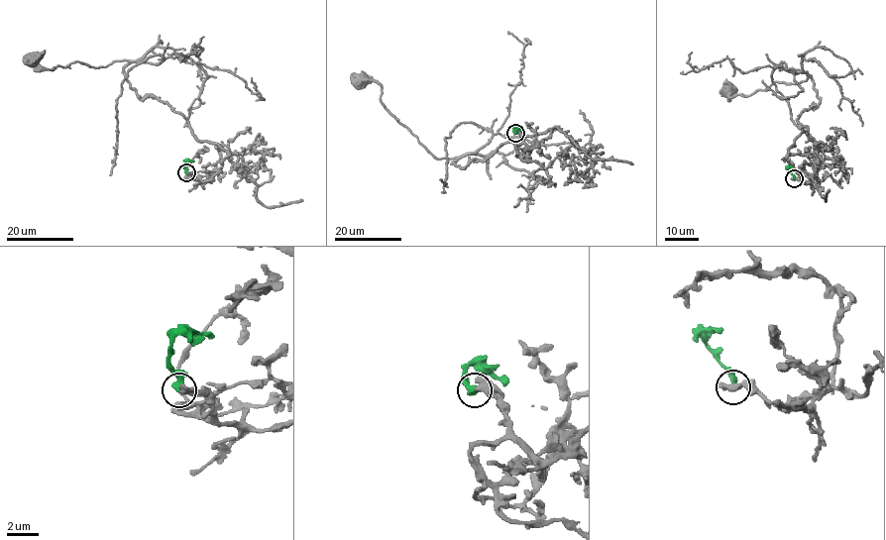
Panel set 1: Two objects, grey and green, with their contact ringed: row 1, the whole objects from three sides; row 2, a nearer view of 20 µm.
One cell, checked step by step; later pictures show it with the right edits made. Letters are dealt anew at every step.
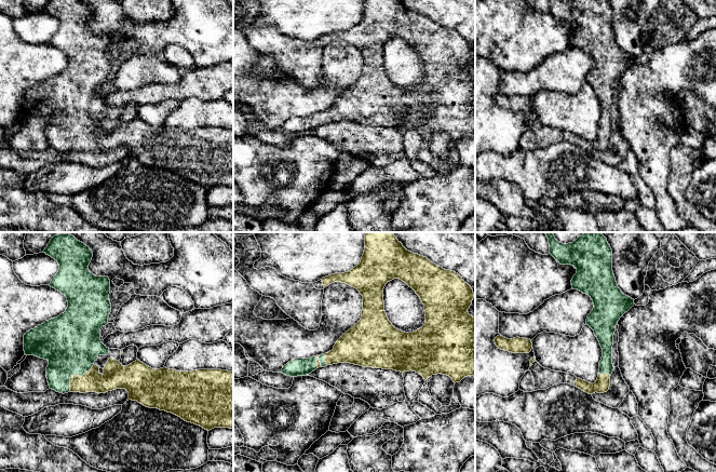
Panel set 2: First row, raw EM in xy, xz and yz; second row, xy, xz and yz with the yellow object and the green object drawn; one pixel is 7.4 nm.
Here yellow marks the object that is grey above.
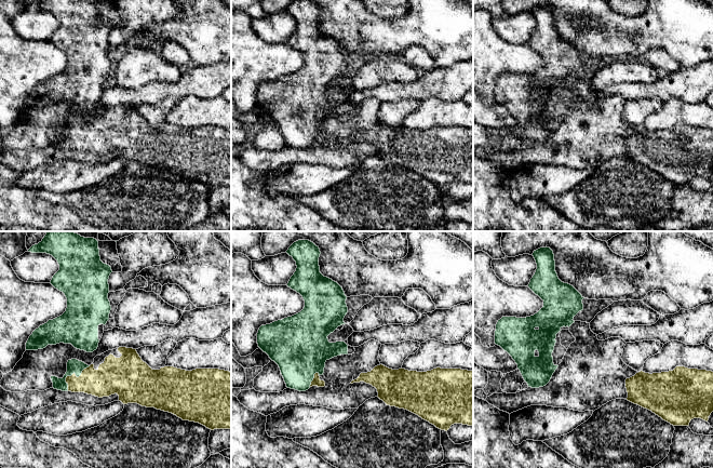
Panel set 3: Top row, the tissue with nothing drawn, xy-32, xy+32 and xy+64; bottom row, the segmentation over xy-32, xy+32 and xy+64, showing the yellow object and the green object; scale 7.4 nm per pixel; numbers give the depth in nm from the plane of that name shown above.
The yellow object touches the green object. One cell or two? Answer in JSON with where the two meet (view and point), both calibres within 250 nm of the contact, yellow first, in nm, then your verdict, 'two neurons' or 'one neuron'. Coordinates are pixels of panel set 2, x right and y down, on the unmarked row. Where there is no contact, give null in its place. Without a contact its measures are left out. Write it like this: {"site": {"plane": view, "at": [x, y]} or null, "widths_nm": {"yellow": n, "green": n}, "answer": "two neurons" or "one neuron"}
{"site": {"plane": "xy", "at": [76, 132]}, "widths_nm": {"yellow": 160, "green": 440}, "answer": "one neuron"}

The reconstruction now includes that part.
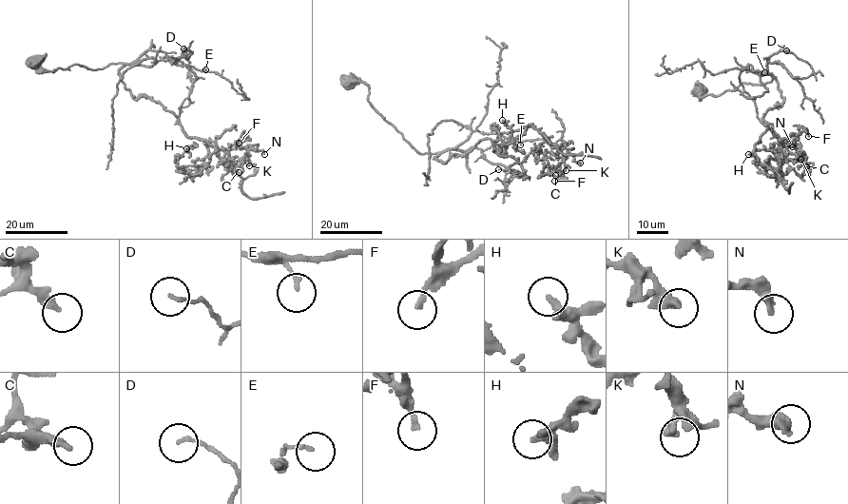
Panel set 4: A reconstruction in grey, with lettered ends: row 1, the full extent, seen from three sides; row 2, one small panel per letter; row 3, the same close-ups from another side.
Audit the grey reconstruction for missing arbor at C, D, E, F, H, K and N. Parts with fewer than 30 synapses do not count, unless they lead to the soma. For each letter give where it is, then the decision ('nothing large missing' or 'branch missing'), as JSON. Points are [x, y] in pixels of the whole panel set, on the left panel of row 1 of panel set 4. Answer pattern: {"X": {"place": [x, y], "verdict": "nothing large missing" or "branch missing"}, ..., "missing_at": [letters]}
{"C": {"place": [239, 172], "verdict": "nothing large missing"}, "D": {"place": [183, 48], "verdict": "nothing large missing"}, "E": {"place": [205, 69], "verdict": "nothing large missing"}, "F": {"place": [239, 143], "verdict": "nothing large missing"}, "H": {"place": [186, 148], "verdict": "nothing large missing"}, "K": {"place": [249, 165], "verdict": "nothing large missing"}, "N": {"place": [264, 154], "verdict": "nothing large missing"}, "missing_at": []}

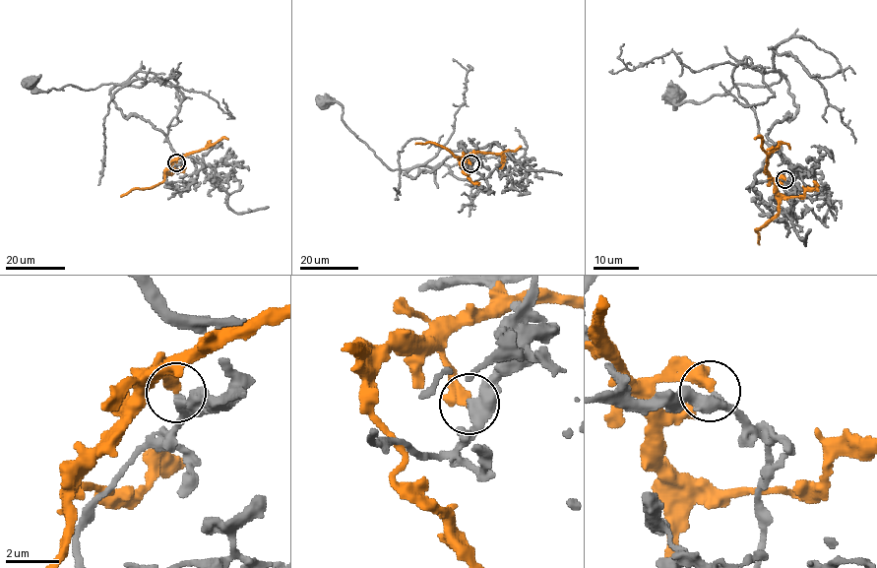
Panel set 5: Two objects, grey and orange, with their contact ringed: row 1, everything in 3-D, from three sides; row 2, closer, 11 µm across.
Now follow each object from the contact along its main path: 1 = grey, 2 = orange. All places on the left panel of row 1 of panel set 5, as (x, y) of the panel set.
1: (176, 162), (166, 187), (187, 189), (202, 164), (123, 115), (114, 84), (28, 83)
2: (176, 162), (172, 161), (164, 179), (154, 187), (132, 188), (120, 196)

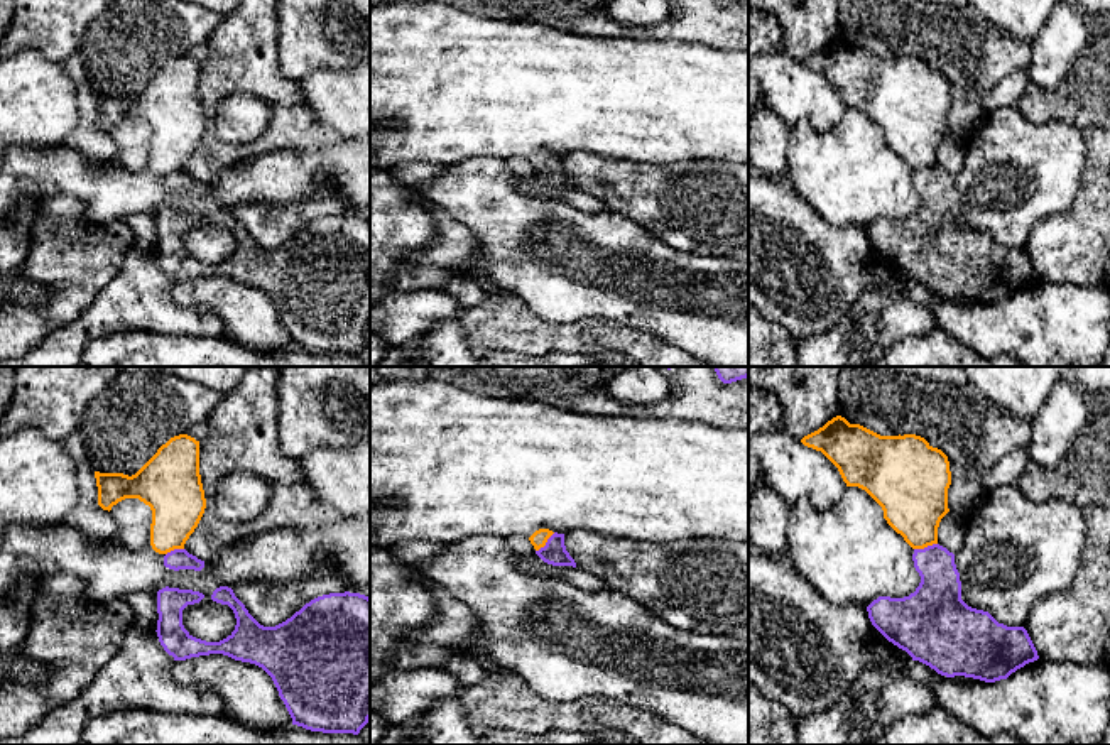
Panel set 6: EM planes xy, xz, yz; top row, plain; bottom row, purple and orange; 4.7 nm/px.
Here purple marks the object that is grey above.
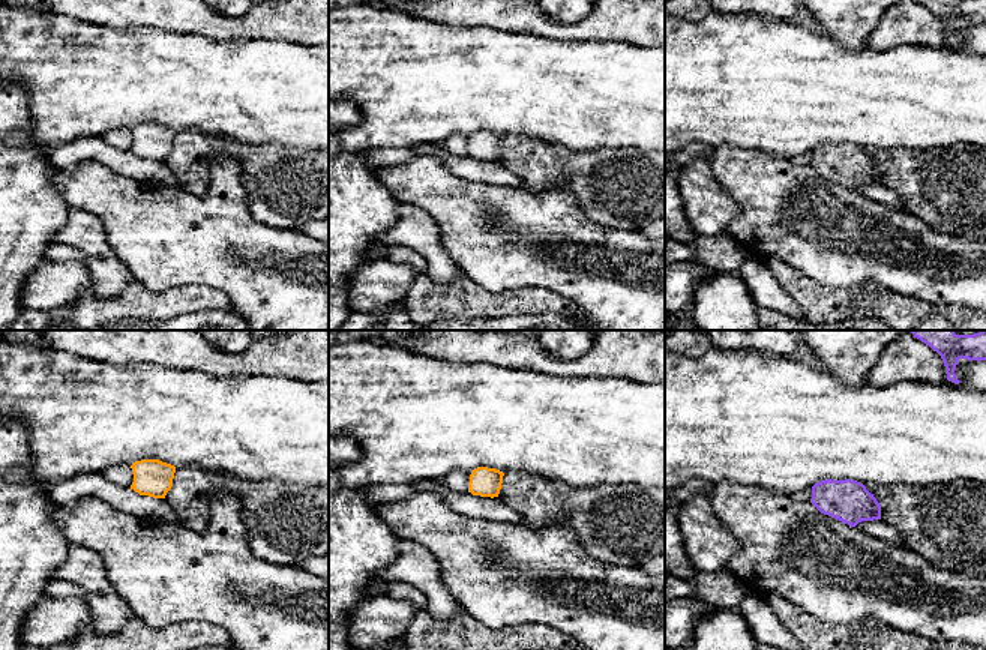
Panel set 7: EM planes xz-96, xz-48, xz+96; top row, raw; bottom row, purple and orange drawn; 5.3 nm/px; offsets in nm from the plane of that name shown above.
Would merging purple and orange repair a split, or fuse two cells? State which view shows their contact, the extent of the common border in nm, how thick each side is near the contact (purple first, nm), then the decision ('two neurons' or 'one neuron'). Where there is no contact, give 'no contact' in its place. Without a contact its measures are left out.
yz | 120 nm | 220/320 nm | two neurons

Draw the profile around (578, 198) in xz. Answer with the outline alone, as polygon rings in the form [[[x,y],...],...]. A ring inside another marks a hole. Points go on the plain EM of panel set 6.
[[[536,174],[525,179],[515,177],[515,184],[525,194],[531,194],[536,198],[549,198],[549,199],[564,201],[578,208],[579,211],[585,211],[590,215],[608,213],[605,204],[598,198],[588,194],[586,191],[578,189],[578,188],[576,189],[552,188],[552,186],[544,184]]]

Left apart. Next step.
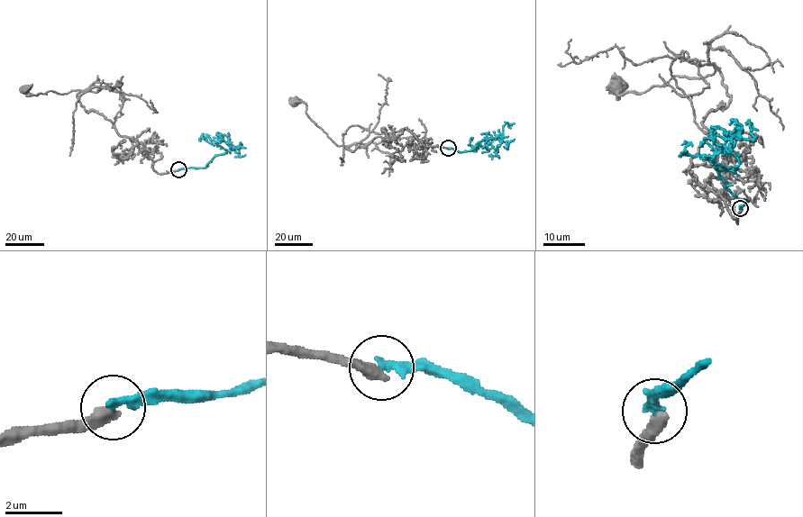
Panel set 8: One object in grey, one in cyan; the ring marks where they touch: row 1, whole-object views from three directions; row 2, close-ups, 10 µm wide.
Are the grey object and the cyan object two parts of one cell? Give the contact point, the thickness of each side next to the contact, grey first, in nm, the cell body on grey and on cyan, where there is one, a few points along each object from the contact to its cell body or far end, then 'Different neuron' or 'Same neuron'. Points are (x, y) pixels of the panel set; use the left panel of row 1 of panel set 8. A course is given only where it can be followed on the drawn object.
Place: (178, 169). Thickness 500 nm (grey) against 280 nm. Soma of grey: (24, 89). Soma of cyan: none. Course of grey: (178, 169), (158, 174), (131, 138), (101, 114), (86, 111), (79, 90), (36, 95), (23, 89). Course of cyan: (178, 169), (205, 167), (214, 157), (232, 149), (218, 135), (215, 144), (205, 139). Different neuron

